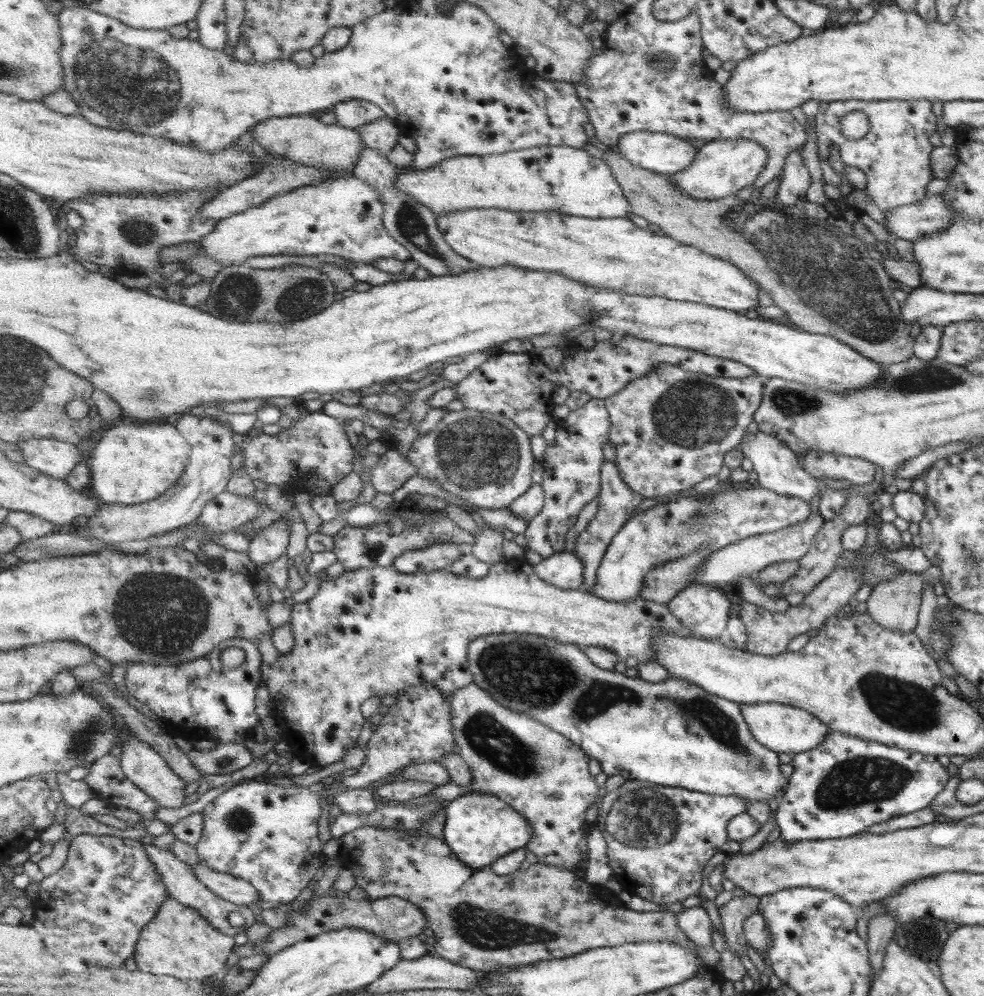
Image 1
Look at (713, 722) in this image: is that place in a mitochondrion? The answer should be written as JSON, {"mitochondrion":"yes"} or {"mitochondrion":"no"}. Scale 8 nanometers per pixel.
{"mitochondrion":"yes"}

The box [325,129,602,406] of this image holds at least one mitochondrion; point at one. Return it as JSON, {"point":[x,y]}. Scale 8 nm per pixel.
{"point":[409,222]}

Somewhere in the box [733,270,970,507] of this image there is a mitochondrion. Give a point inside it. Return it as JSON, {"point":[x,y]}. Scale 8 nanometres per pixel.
{"point":[926,380]}

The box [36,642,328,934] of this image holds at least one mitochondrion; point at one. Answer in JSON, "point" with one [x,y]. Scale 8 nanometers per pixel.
{"point":[83,741]}

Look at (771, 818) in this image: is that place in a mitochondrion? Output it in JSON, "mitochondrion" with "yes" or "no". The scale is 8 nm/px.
{"mitochondrion":"no"}

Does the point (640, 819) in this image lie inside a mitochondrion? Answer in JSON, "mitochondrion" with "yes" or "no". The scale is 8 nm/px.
{"mitochondrion":"yes"}

